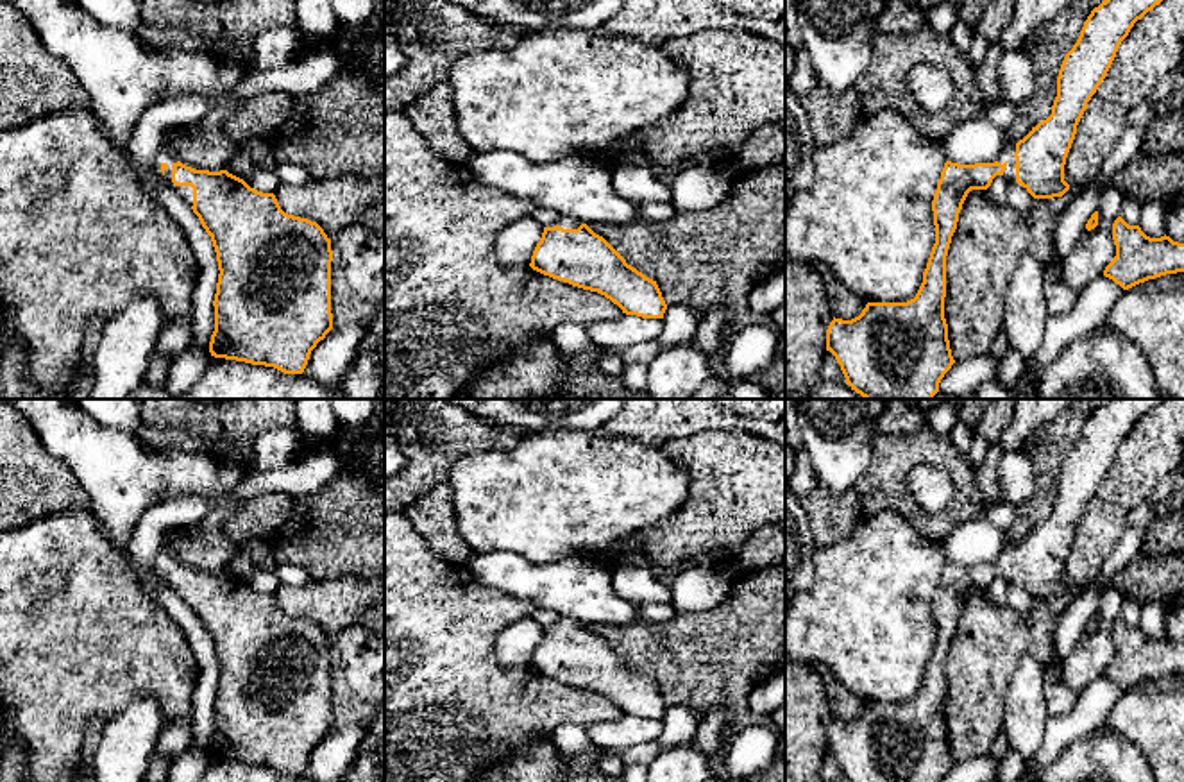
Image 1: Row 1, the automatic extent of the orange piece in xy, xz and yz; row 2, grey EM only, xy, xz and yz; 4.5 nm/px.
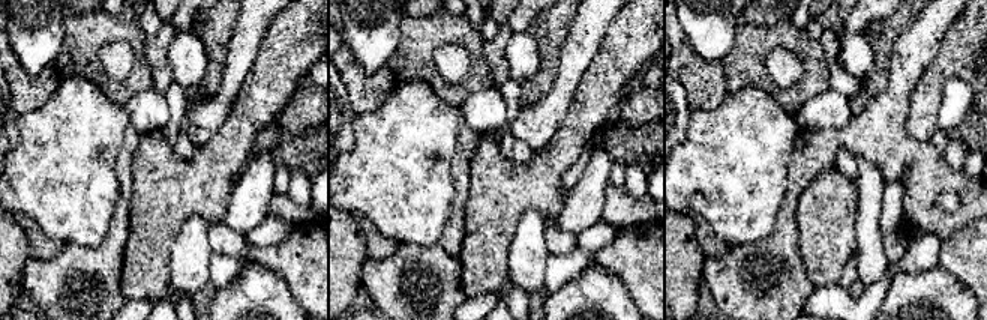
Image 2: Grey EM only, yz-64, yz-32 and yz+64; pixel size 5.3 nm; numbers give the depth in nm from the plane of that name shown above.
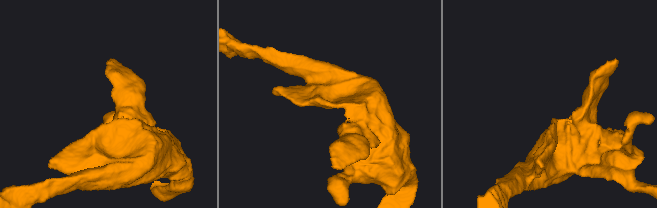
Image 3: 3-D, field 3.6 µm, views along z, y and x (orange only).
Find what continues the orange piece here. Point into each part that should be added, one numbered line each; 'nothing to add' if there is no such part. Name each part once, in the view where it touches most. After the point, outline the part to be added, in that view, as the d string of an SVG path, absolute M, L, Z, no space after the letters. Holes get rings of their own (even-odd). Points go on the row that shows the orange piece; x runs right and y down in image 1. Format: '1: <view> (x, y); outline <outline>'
1: xy (163, 156); outline M159 149L159 152L157 152L157 156L156 156L156 159L154 159L154 172L159 175L159 177L163 177L166 183L170 183L173 188L175 188L175 191L188 202L188 206L191 208L193 206L193 188L191 186L175 186L173 183L172 183L172 172L173 172L173 168L172 168L172 165L173 163L177 163L179 159L170 152L170 150L166 150L166 149Z

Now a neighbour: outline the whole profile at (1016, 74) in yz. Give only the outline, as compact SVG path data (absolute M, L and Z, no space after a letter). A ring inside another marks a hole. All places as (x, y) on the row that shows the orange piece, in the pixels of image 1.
M1003 48L996 75L1002 100L1019 106L1036 95L1036 66L1025 48Z

